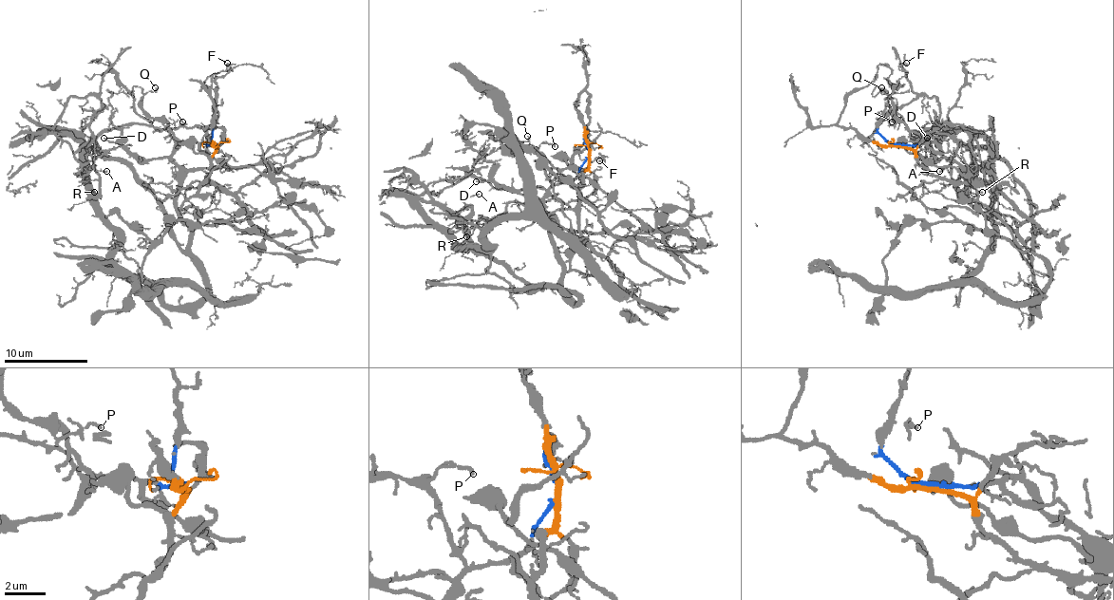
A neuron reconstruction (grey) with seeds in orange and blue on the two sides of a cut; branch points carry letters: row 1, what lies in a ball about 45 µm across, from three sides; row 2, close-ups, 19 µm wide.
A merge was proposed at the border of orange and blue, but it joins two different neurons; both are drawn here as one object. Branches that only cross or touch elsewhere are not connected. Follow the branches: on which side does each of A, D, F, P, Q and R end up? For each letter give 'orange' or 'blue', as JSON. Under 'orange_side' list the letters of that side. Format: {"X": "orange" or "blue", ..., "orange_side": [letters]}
{"A": "blue", "D": "blue", "F": "blue", "P": "blue", "Q": "blue", "R": "blue", "orange_side": []}

